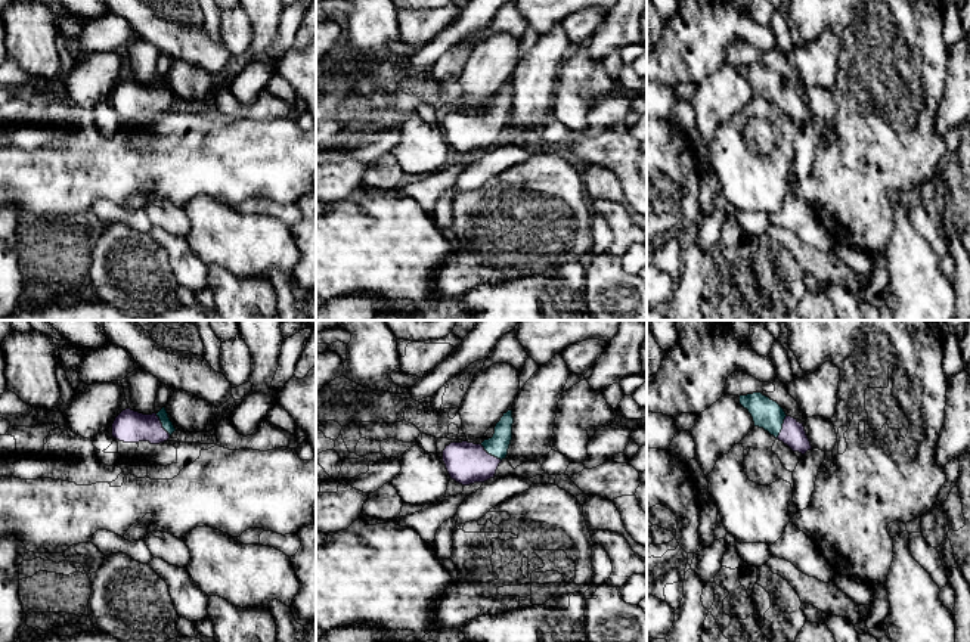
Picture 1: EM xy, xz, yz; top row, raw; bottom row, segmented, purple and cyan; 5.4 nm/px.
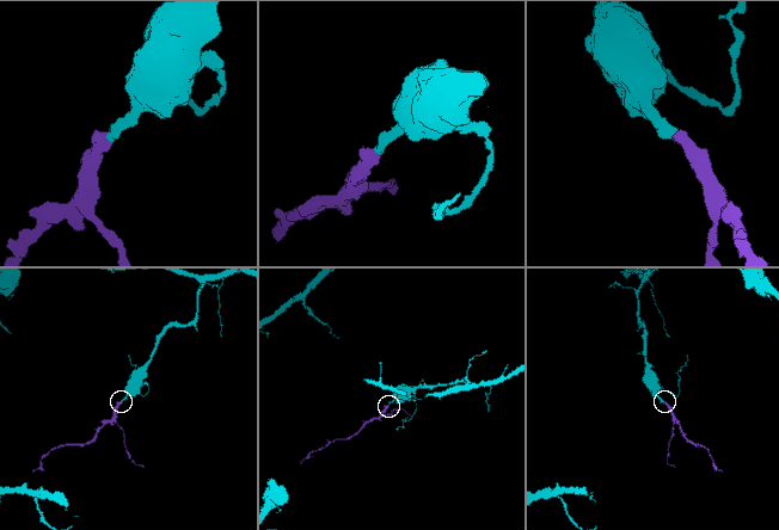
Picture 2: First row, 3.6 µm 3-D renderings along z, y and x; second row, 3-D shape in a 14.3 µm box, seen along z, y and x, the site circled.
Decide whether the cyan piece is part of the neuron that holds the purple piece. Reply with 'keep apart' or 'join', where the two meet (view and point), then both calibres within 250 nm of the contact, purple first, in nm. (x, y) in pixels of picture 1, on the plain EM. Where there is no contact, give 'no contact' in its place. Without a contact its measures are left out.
join; contact xz (490, 124); calibres 220 and 120 nm

